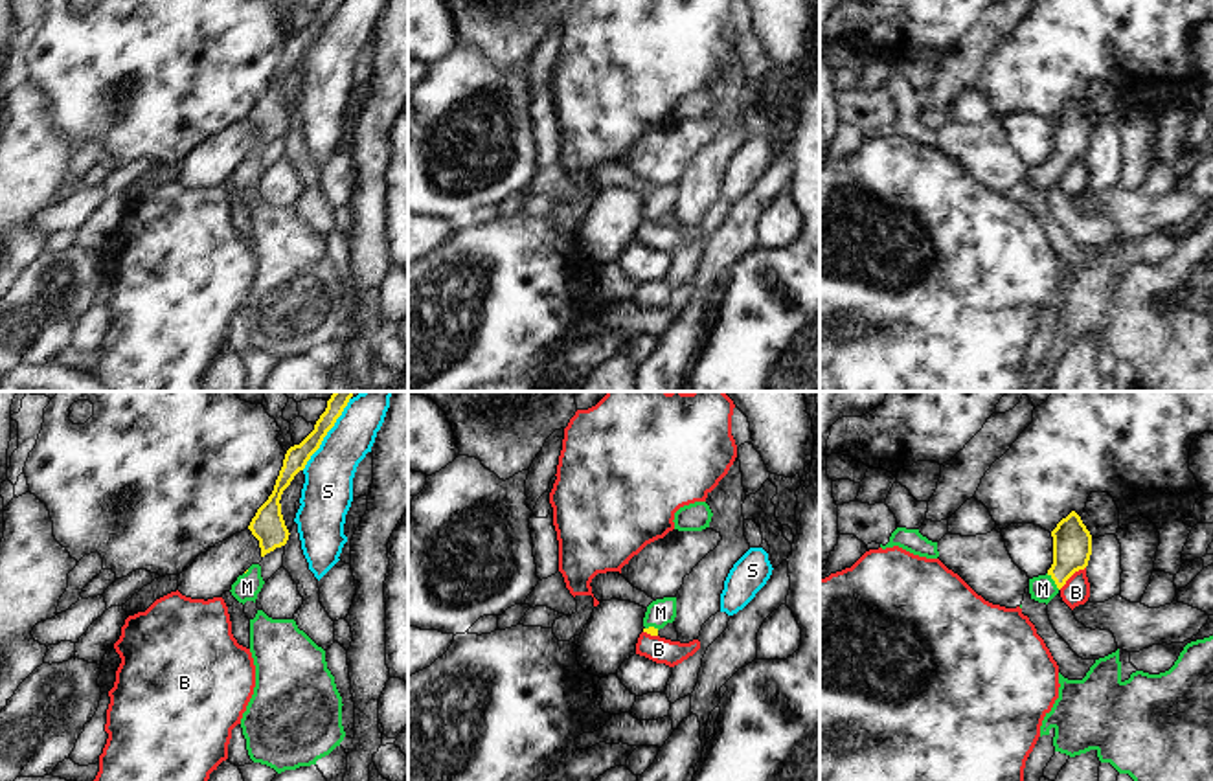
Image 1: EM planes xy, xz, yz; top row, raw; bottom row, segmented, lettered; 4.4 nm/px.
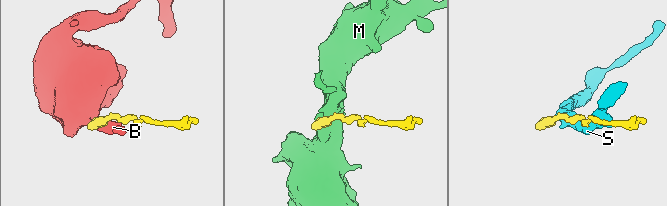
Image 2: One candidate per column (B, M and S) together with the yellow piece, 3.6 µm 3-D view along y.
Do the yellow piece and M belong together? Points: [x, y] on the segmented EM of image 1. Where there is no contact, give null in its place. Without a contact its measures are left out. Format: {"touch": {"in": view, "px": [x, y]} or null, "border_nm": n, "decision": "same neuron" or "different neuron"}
{"touch": {"in": "yz", "px": [1054, 579]}, "border_nm": 90, "decision": "same neuron"}

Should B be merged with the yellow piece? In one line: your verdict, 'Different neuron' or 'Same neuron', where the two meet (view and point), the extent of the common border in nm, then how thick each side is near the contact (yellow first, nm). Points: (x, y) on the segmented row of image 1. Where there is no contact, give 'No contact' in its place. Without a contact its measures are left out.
Different neuron. Touches yellow at yz (1072, 574). Shared border 160 nm. Thickness 180 nm (yellow) against 120 nm

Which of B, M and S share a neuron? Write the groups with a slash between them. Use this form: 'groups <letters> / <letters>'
groups B / M / S

